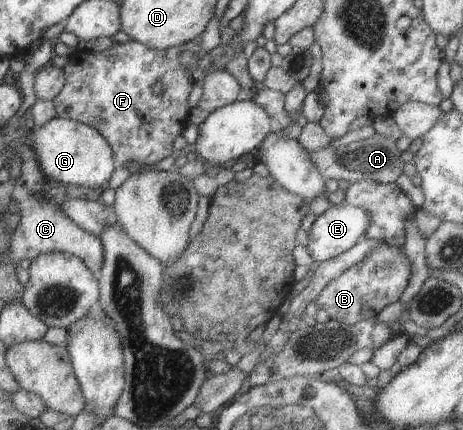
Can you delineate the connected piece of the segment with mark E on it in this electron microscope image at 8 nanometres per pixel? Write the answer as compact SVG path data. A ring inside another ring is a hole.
M332 205L307 231L305 249L315 265L350 249L363 238L369 217L363 209L347 205Z

